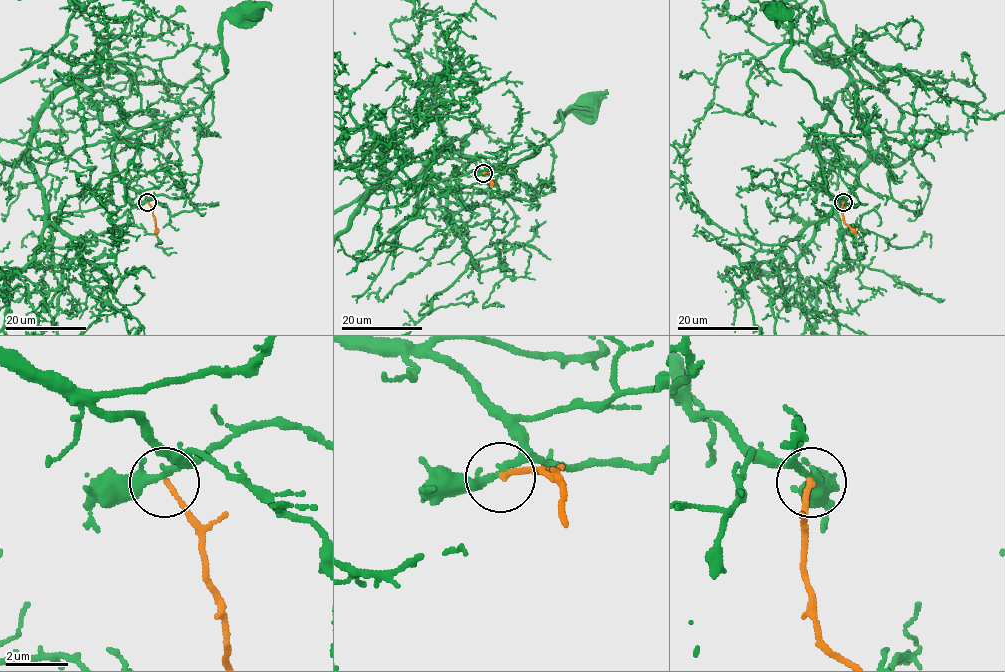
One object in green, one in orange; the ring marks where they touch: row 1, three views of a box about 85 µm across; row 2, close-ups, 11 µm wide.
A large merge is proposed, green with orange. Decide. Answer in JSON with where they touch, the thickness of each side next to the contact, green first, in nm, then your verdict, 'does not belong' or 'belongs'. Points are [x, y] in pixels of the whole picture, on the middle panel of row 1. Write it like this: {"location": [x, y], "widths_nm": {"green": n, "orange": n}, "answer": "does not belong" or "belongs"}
{"location": [483, 173], "widths_nm": {"green": 280, "orange": 160}, "answer": "does not belong"}

